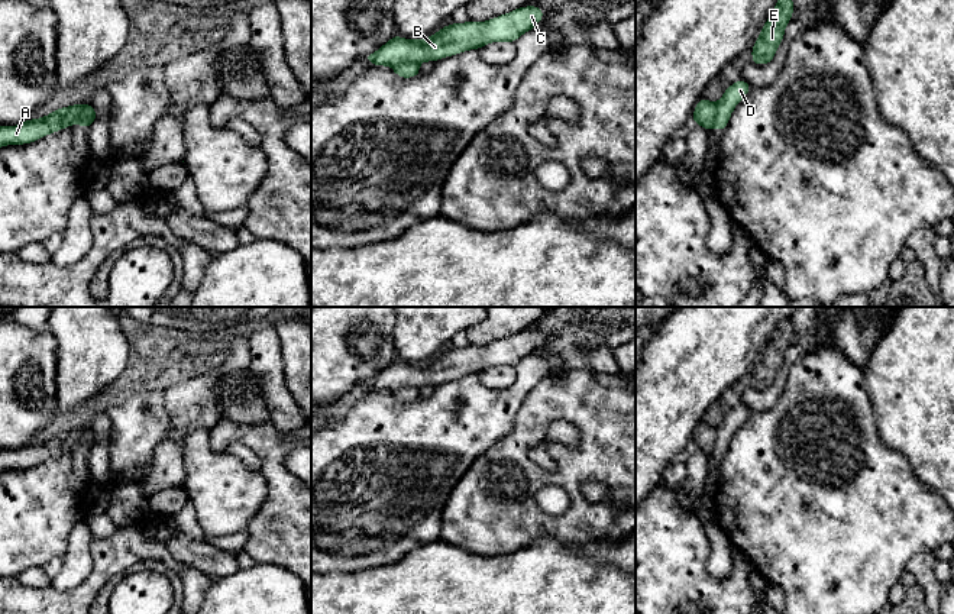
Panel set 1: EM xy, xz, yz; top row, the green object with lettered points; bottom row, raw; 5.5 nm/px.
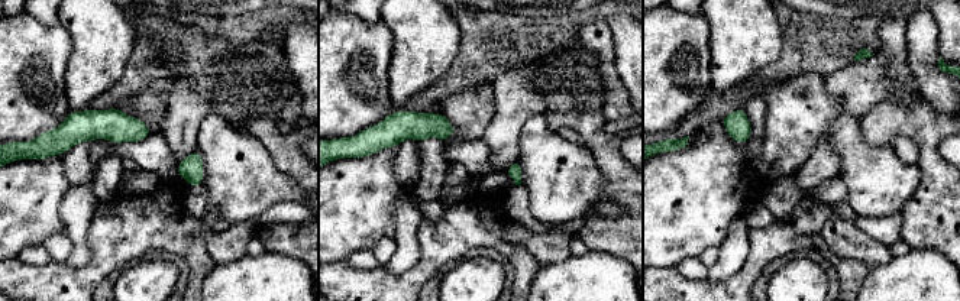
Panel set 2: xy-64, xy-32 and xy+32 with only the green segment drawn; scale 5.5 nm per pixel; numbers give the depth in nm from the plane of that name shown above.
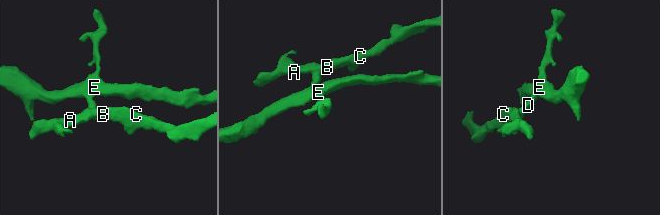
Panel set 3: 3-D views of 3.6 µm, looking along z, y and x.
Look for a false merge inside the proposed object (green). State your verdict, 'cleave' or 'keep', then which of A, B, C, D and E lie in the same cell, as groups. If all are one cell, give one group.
cleave; A B C / D E

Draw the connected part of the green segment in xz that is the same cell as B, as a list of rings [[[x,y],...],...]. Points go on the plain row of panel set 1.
[[[536,330],[518,332],[510,337],[486,346],[465,346],[446,349],[427,363],[404,363],[392,361],[363,385],[375,391],[394,391],[397,388],[437,384],[457,379],[470,374],[481,374],[491,366],[515,366],[523,358],[533,355],[543,343],[544,335]]]

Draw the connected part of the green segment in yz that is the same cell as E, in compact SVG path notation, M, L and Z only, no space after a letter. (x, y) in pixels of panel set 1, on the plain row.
M786 317L776 326L772 340L763 349L760 361L751 371L751 387L766 390L774 382L785 361L785 352L793 340L793 321Z

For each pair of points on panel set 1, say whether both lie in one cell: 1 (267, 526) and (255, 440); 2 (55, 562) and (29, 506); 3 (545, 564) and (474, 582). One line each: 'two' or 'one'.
1: one
2: two
3: one

